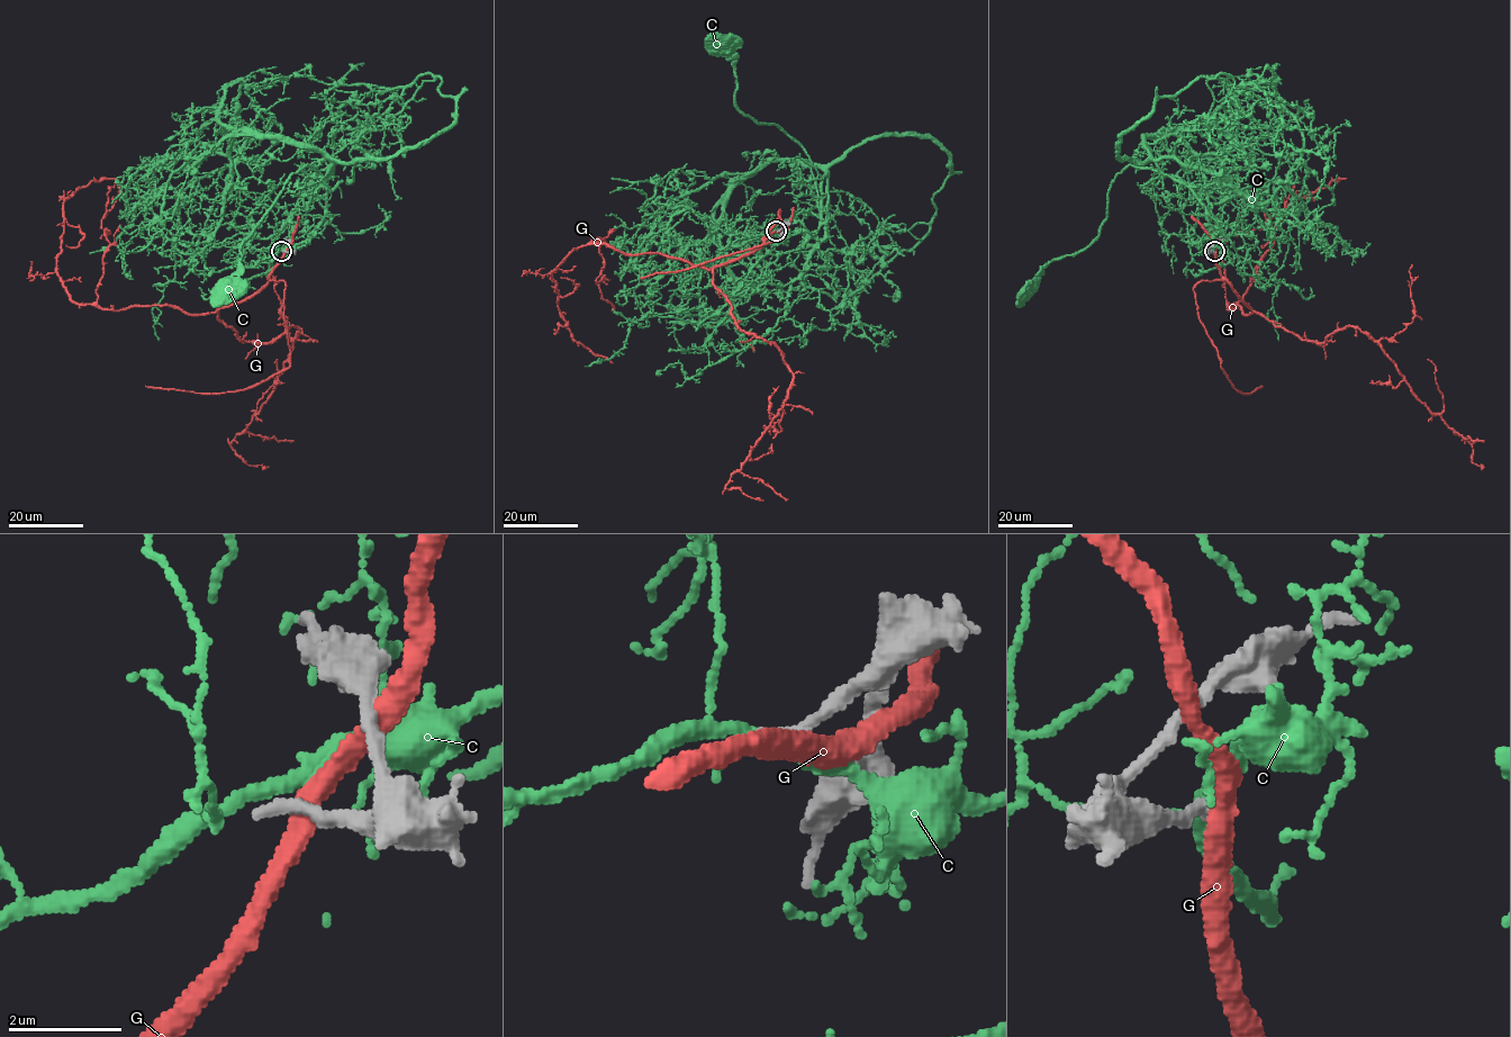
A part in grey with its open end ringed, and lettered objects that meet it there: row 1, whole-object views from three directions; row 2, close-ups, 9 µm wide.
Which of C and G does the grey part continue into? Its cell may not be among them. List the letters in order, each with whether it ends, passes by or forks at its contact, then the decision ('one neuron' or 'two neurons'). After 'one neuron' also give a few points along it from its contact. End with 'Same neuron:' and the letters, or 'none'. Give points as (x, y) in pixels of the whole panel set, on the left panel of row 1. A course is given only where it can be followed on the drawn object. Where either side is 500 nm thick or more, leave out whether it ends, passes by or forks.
C: it passes by; two neurons
G: it passes by; two neurons
Same neuron: none

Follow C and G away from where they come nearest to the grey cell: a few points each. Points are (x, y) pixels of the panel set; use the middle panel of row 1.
C: (777, 231), (813, 234), (819, 227), (810, 156), (779, 127), (759, 123), (738, 108), (735, 61), (718, 42)
G: (779, 231), (713, 269), (738, 326), (770, 341), (793, 375), (784, 405), (725, 486), (763, 501)

